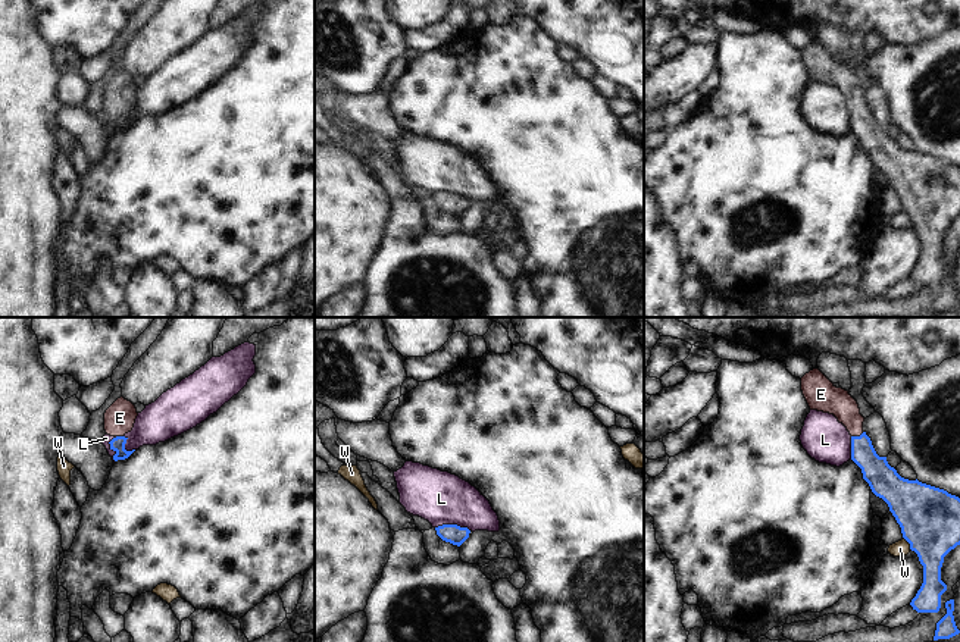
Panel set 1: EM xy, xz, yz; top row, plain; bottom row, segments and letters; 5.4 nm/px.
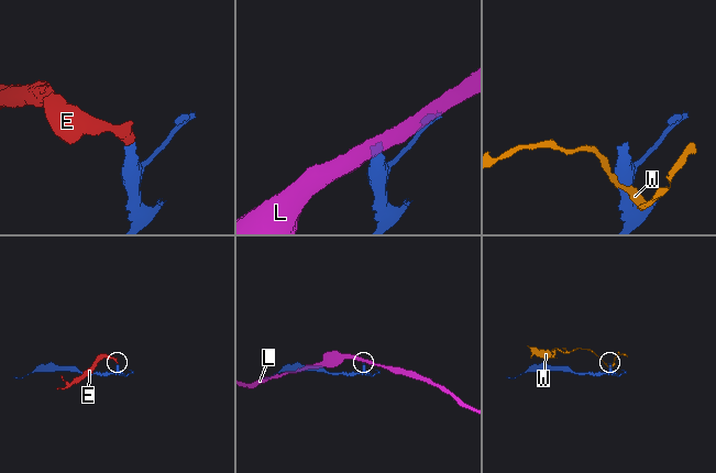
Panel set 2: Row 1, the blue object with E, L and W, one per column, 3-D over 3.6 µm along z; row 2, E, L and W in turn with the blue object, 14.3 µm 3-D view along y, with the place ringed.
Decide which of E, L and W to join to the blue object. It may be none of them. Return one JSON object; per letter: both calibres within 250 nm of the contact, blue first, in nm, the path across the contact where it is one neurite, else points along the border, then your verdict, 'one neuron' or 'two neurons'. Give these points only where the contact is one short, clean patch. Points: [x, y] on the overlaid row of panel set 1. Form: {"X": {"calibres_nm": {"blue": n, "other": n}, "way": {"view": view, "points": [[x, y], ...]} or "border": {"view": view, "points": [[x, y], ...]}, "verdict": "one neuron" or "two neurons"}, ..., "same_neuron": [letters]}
{"E": {"calibres_nm": {"blue": 160, "other": 150}, "way": {"view": "yz", "points": [[876, 472], [865, 457], [857, 437], [853, 420], [832, 400]]}, "verdict": "one neuron"}, "L": {"calibres_nm": {"blue": 110, "other": 280}, "border": {"view": "xz", "points": [[435, 526], [459, 525], [469, 531]]}, "verdict": "two neurons"}, "W": {"calibres_nm": {"blue": 340, "other": 90}, "border": {"view": "yz", "points": [[904, 538], [910, 548]]}, "verdict": "two neurons"}, "same_neuron": ["E"]}

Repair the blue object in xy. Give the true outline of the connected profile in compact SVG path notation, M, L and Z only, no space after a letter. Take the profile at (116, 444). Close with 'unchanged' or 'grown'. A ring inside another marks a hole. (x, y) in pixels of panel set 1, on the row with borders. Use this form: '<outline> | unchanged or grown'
M123 397L118 398L104 413L104 430L113 438L109 444L116 452L115 461L125 460L135 451L125 450L128 438L123 435L132 430L137 416L135 405Z | grown

